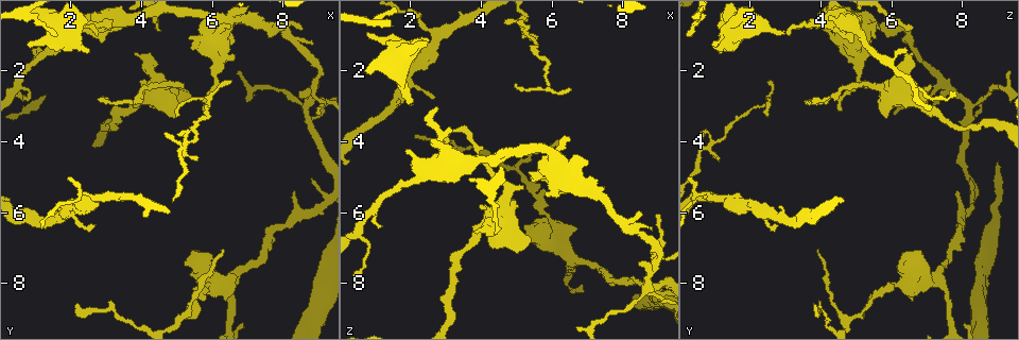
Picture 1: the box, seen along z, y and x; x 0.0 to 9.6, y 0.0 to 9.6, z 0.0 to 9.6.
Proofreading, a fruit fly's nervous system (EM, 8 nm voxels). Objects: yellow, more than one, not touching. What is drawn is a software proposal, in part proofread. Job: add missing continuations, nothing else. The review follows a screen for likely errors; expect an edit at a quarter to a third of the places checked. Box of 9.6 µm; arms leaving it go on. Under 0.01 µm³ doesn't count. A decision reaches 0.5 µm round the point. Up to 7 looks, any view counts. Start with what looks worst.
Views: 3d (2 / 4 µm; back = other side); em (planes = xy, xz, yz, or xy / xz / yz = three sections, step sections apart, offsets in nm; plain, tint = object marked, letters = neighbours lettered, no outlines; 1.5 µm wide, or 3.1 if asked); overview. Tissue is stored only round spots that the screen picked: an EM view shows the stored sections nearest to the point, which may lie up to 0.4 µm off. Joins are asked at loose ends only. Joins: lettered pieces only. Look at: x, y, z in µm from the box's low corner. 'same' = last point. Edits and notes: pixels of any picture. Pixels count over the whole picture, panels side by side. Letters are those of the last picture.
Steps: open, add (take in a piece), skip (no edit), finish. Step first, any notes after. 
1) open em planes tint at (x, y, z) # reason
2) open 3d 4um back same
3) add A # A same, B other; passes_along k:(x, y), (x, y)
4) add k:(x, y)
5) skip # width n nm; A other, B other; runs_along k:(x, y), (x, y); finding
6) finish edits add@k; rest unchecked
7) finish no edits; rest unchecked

open em yz step 8 letters at (1.95, 0.90, 2.90) # free end

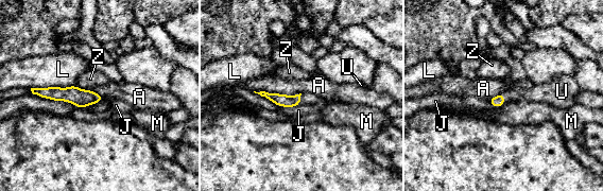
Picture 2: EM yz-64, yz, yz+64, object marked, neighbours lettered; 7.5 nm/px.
add U # A other, J other, L other, M other, U same, Z other; passes_along 2:(280, 100), (299, 99), (307, 98); it goes on there

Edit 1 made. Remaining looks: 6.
open 3d 4um at (5.25, 2.50, 5.30) # branch stops here

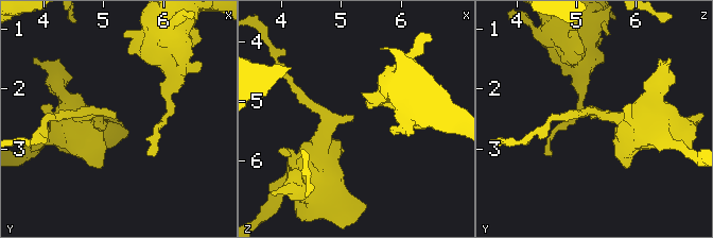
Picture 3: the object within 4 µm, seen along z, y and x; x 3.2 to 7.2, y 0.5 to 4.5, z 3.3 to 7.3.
open em planes letters at (5.20, 2.45, 5.25) # arm_widths 170, 240 nm; need the tissue

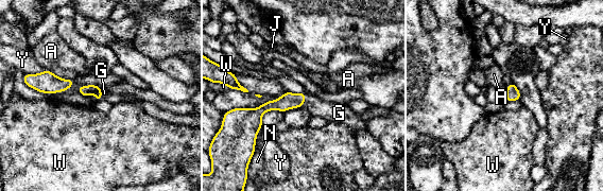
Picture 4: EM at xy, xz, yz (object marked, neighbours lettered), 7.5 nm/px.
add G # A other, G same, J other, N other, W other, Y other; passes_along 4:(288, 101), (305, 99), (331, 111); it goes on there

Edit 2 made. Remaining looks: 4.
open overview

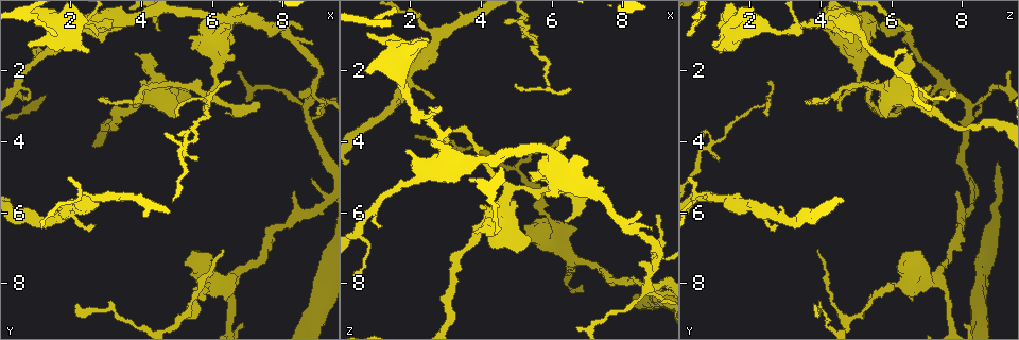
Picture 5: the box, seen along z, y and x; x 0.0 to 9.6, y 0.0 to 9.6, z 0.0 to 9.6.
open em xy step 4 tint at (7.35, 2.95, 5.35) # tapers out

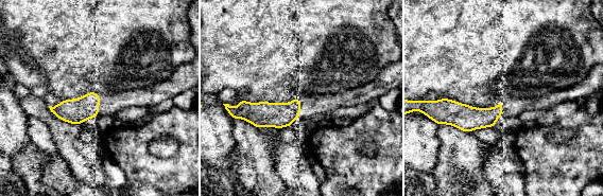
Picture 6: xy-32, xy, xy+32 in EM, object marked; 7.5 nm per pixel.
open em planes letters same # cut it another way

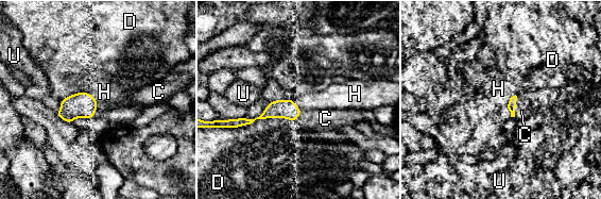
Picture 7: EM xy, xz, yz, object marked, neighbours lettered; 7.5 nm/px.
add C # C same, D other, H other, U other; the neuron continues

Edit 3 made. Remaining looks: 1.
finish edits add@2, add@4, add@7; rest unchecked

